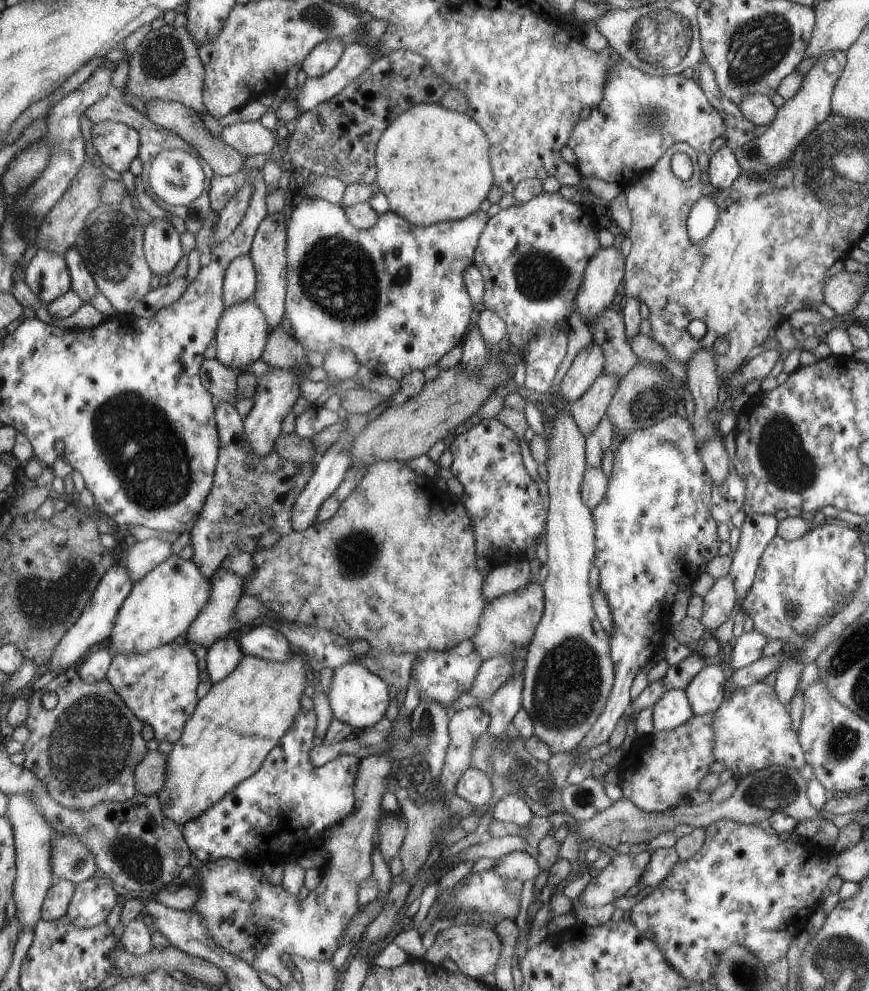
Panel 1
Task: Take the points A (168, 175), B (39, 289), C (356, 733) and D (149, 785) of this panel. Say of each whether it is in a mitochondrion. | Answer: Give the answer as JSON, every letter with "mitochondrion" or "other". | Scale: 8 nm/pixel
{"A":"mitochondrion","B":"other","C":"other","D":"other"}

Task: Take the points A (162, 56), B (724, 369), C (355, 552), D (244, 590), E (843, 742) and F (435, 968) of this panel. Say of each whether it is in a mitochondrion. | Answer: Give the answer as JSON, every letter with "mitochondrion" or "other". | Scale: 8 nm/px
{"A":"mitochondrion","B":"other","C":"mitochondrion","D":"other","E":"mitochondrion","F":"other"}

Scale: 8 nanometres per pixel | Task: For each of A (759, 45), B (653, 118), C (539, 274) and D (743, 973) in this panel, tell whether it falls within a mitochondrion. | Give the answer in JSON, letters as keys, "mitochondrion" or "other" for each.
{"A":"mitochondrion","B":"mitochondrion","C":"mitochondrion","D":"mitochondrion"}

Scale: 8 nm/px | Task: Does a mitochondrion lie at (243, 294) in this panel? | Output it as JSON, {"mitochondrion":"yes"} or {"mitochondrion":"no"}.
{"mitochondrion":"no"}

